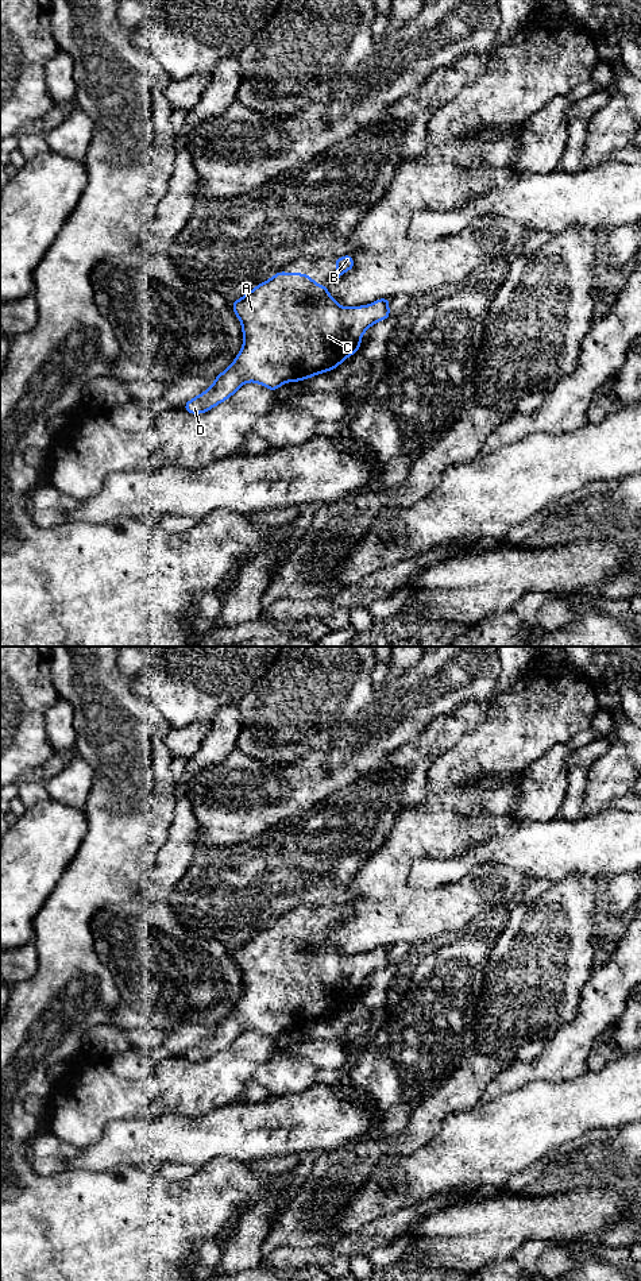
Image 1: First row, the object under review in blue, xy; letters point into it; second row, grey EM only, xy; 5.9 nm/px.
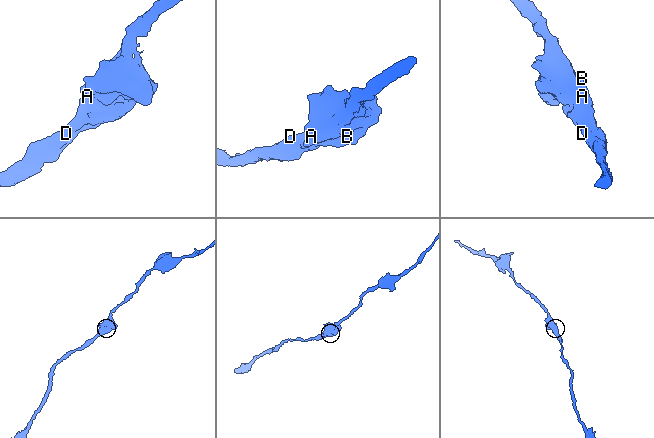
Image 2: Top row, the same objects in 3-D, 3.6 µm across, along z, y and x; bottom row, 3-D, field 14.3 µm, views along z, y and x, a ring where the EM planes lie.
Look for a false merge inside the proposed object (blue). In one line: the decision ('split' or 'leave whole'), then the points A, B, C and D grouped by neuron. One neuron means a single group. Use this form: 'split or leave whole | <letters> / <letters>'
leave whole | A B C D

